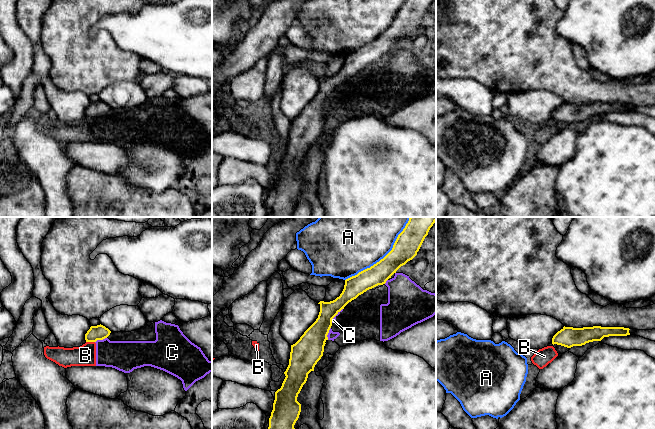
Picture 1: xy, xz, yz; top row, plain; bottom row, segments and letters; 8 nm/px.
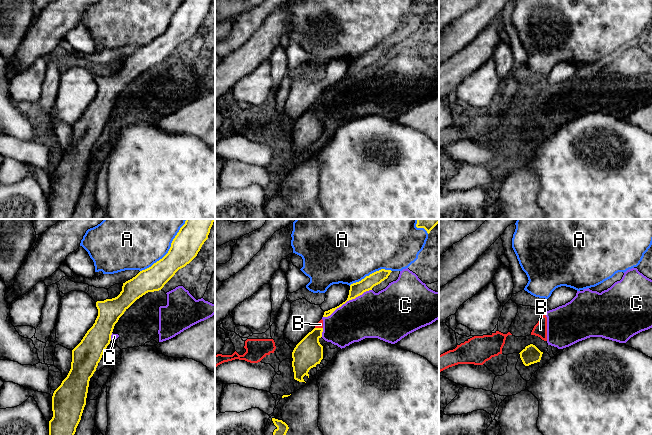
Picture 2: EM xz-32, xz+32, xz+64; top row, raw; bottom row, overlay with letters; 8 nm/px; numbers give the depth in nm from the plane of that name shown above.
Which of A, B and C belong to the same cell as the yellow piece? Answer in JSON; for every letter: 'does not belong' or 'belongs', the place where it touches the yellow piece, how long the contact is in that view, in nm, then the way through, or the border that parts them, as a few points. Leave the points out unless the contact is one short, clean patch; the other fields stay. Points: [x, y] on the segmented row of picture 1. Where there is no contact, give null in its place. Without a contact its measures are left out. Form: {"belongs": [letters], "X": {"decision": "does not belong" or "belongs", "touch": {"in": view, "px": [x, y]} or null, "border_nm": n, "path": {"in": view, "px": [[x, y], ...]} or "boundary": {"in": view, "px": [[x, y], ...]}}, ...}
{"belongs": [], "A": {"decision": "does not belong", "touch": {"in": "xz", "px": [385, 256]}, "border_nm": 750}, "B": {"decision": "does not belong", "touch": {"in": "xy", "px": [90, 341]}, "border_nm": 70, "boundary": {"in": "xy", "px": [[86, 341], [94, 342]]}}, "C": {"decision": "does not belong", "touch": {"in": "xz", "px": [327, 333]}, "border_nm": 110}}

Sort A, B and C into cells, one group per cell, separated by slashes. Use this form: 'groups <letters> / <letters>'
groups A / B C

